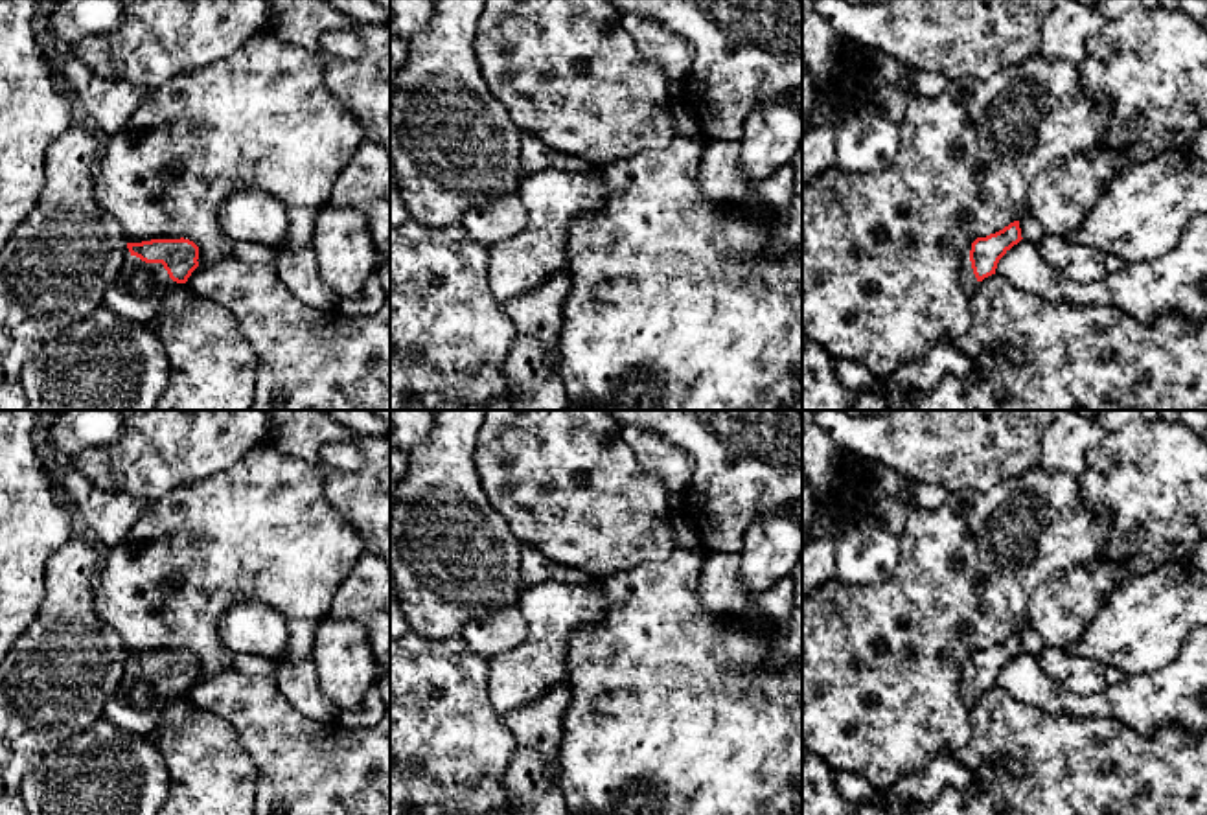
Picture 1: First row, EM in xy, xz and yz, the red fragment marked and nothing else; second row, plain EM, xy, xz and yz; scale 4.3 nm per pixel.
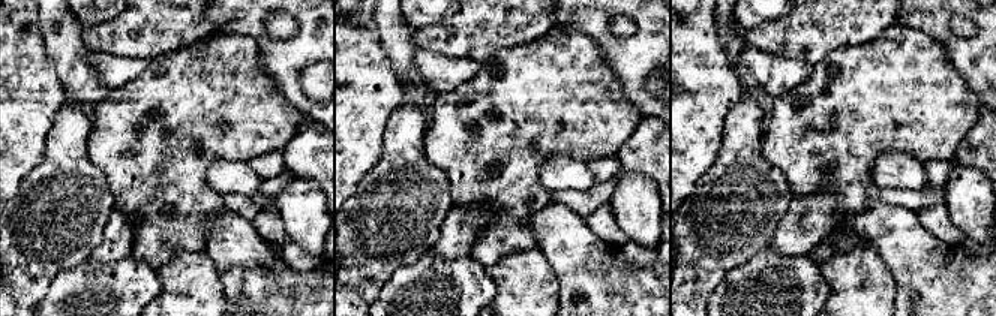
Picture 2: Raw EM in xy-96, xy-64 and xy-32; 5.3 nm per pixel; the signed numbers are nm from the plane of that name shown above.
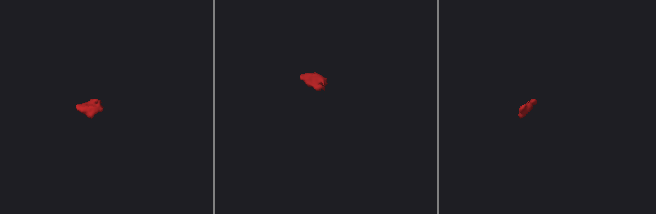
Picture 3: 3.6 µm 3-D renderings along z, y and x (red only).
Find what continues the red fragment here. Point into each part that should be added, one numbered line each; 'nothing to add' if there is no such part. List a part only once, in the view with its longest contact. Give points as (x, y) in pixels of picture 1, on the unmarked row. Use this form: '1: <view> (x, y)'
1: xy (133, 720)

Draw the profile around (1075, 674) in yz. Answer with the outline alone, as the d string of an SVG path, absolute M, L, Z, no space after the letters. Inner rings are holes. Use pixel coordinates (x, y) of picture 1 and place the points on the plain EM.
M1045 646L1038 655L1043 672L1065 692L1076 695L1095 695L1121 683L1126 673L1067 649Z

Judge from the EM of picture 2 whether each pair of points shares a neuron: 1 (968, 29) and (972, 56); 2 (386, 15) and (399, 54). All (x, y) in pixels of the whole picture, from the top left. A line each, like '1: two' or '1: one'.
1: two
2: one

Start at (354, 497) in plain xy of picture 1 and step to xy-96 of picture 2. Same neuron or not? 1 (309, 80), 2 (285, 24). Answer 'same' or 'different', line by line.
1: different
2: different

